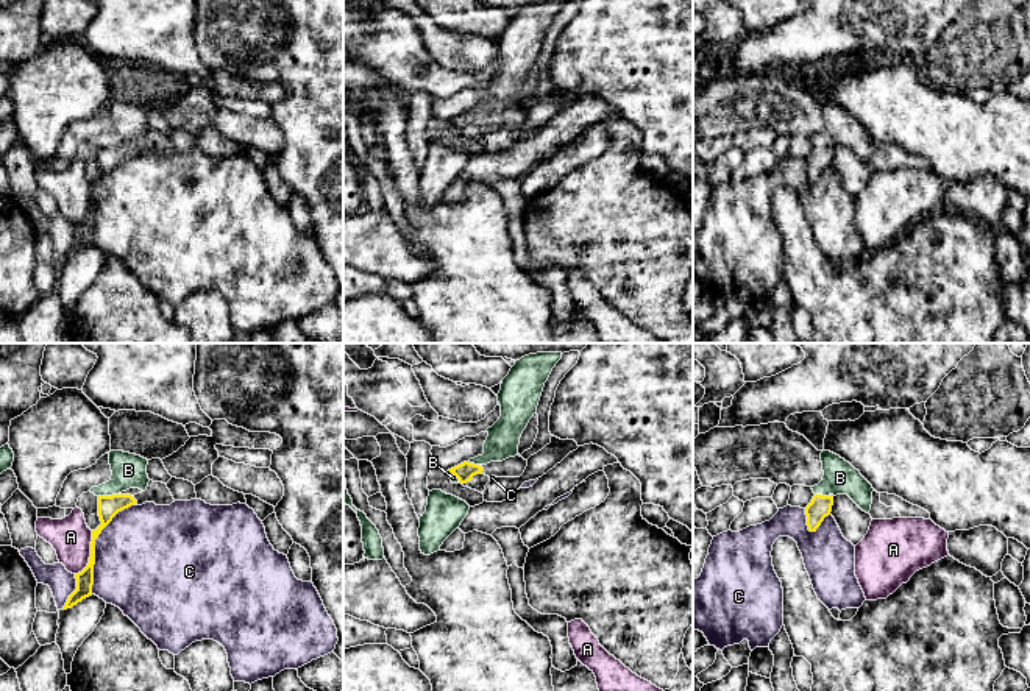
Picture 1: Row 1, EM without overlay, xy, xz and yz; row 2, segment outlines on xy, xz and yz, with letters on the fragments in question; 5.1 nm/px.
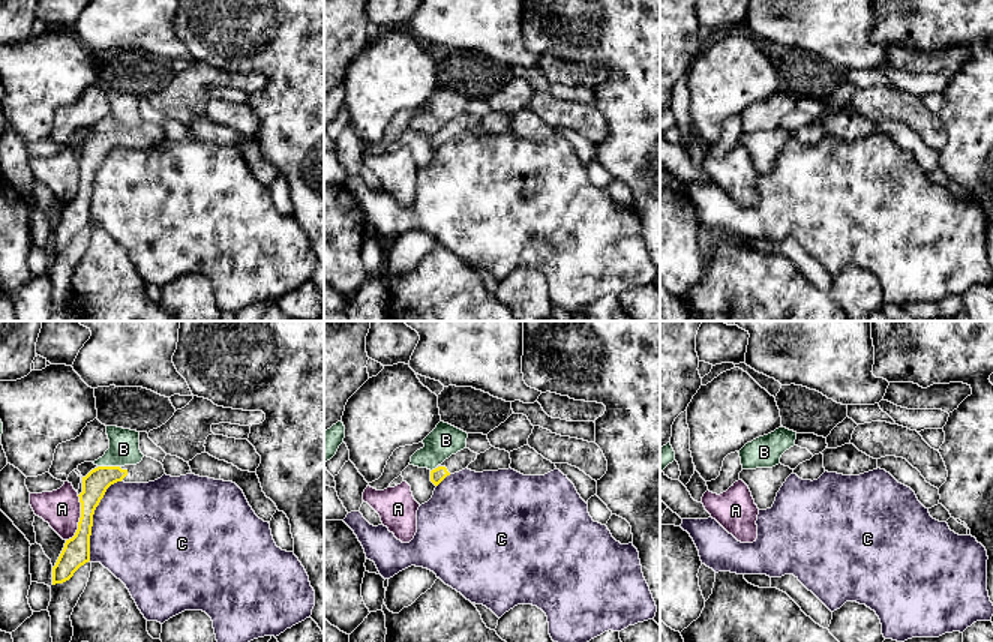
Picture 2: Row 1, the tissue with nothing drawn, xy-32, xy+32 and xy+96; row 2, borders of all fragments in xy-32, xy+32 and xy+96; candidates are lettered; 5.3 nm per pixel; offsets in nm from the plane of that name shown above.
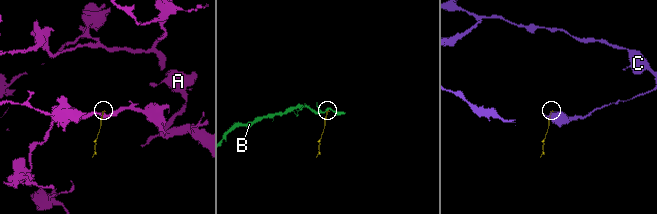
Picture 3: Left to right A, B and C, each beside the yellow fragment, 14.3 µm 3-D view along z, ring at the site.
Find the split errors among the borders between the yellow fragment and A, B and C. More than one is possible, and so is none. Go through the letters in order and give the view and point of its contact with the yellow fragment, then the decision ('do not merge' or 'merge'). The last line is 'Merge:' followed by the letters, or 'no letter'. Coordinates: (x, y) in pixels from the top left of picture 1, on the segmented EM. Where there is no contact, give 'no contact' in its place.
A: xy (91, 554) | do not merge
B: xy (108, 496) | do not merge
C: xy (94, 545) | do not merge
Merge: no letter

